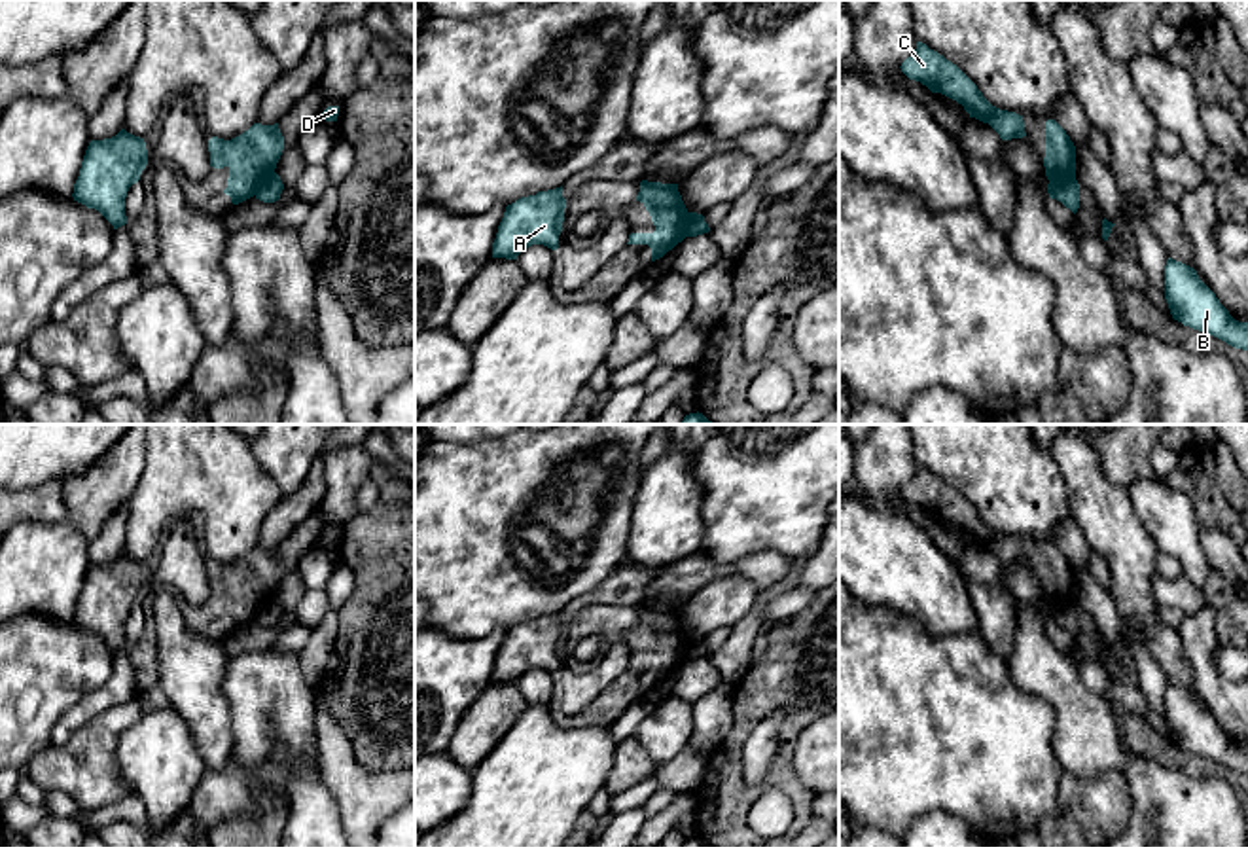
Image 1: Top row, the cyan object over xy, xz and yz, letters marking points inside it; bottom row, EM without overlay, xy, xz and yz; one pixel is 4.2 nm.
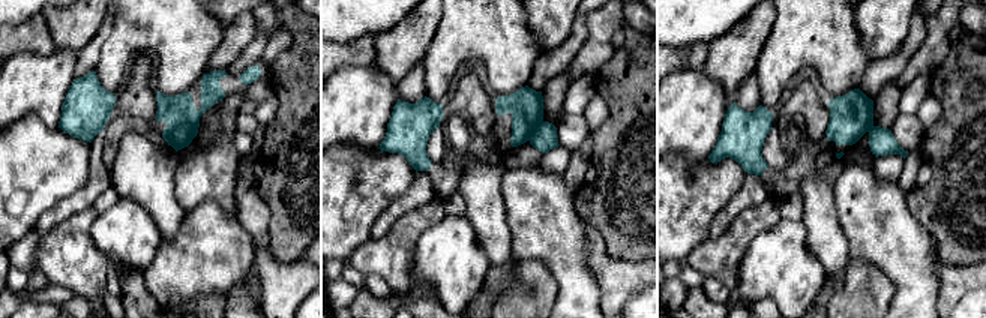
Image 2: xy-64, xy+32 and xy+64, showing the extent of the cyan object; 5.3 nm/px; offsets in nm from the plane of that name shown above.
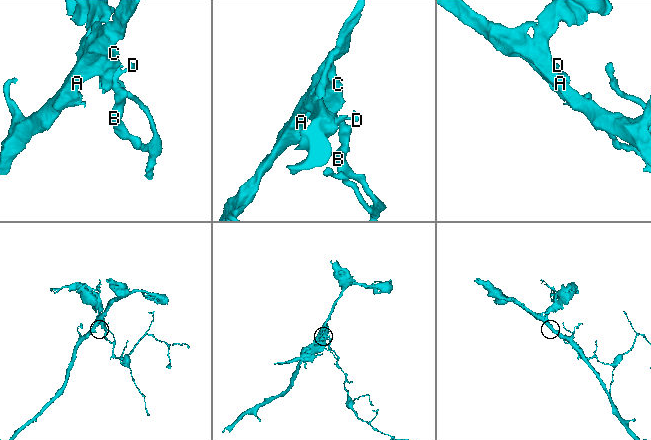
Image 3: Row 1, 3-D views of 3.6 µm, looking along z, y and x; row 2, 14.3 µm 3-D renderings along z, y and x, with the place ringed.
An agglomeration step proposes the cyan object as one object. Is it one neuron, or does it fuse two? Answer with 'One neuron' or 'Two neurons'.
Two neurons

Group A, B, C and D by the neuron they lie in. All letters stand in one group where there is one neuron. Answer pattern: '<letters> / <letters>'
A C D / B

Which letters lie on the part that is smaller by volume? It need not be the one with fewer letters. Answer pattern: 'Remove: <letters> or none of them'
Remove: B

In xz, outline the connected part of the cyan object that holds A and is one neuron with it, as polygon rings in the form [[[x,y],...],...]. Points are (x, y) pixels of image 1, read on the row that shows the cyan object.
[[[562,186],[508,205],[492,243],[492,258],[517,260],[532,244],[557,250],[564,208]]]

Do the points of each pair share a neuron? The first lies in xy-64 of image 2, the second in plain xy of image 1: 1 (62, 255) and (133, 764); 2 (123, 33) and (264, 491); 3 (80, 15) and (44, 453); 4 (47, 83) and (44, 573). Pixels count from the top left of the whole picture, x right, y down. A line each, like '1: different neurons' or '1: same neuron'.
1: different neurons
2: same neuron
3: different neurons
4: same neuron

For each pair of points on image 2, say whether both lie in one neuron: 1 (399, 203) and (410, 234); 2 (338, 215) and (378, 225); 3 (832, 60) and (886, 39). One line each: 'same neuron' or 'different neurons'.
1: different neurons
2: different neurons
3: different neurons

